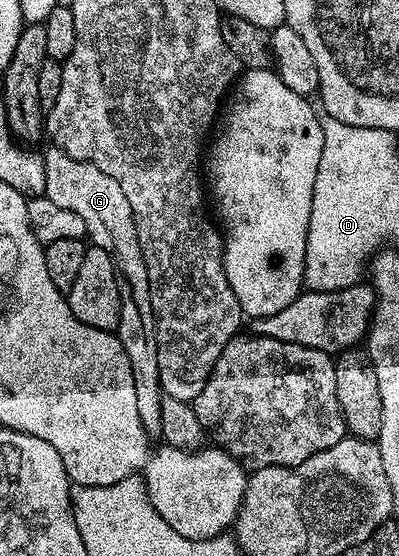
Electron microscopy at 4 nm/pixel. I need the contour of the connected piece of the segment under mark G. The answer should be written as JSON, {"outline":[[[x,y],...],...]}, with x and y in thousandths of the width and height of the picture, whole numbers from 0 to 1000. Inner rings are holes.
{"outline":[[[135,261],[120,263],[120,266],[108,279],[113,333],[118,335],[113,356],[135,362],[140,369],[153,369],[153,376],[183,376],[183,383],[193,383],[193,390],[203,390],[203,397],[213,397],[216,428],[236,442],[263,448],[263,455],[273,455],[273,462],[283,462],[288,484],[298,491],[298,525],[308,536],[303,577],[293,601],[313,628],[313,642],[323,642],[323,656],[333,664],[333,701],[343,707],[343,750],[353,750],[353,764],[371,786],[406,784],[404,721],[411,707],[393,664],[393,599],[388,597],[383,549],[373,534],[373,484],[363,484],[363,462],[353,455],[353,433],[343,426],[333,376],[323,376],[323,354],[313,354],[303,333],[293,333],[293,326],[283,326],[283,318],[273,318],[273,311],[253,311],[253,304],[243,304],[243,297],[193,290]]]}

